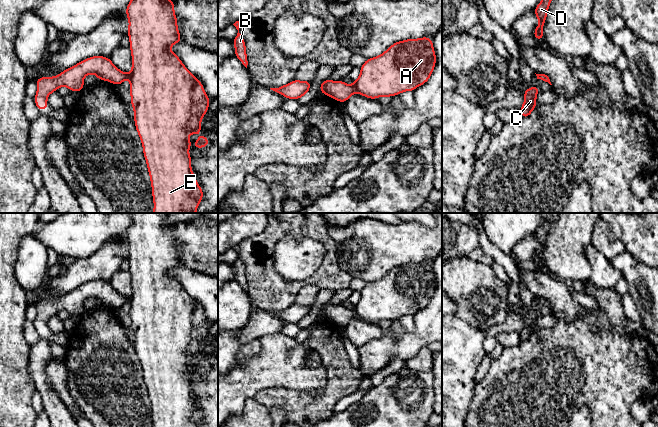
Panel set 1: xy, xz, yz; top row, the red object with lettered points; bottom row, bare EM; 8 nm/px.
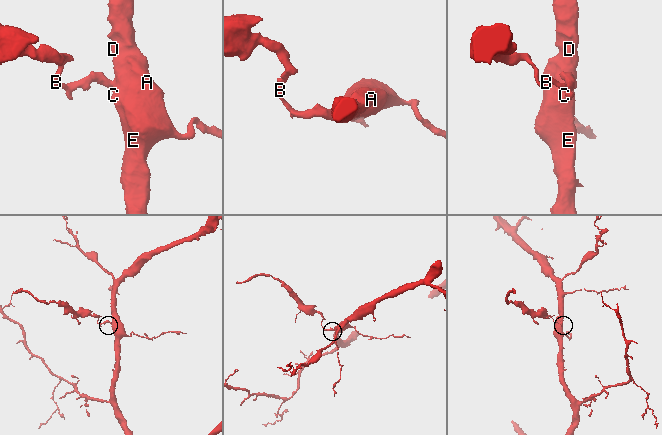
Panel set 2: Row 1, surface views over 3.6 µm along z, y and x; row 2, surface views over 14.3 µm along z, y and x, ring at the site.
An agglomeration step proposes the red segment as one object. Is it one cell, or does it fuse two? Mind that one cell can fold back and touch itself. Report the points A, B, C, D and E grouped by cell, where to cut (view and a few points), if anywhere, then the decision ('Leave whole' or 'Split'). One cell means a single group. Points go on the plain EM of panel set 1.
Groups: A C D E / B. Split along xz (352, 309), (356, 315). Split

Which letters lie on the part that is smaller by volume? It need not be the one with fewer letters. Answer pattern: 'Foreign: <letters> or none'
Foreign: B

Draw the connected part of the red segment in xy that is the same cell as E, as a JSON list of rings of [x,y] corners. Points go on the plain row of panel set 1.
[[[129,213],[132,216],[132,223],[126,231],[126,240],[129,244],[128,261],[130,264],[130,274],[132,278],[132,294],[130,300],[130,318],[131,318],[131,330],[134,332],[134,345],[135,351],[139,358],[143,377],[148,391],[148,397],[150,399],[152,420],[154,427],[200,427],[203,423],[203,413],[197,409],[197,403],[192,397],[191,392],[191,380],[188,376],[188,372],[191,370],[188,360],[191,357],[199,358],[201,356],[201,343],[207,337],[208,330],[211,323],[207,321],[203,308],[196,302],[182,287],[179,281],[172,276],[169,272],[173,268],[177,268],[182,265],[177,251],[177,241],[174,237],[175,226],[172,226],[167,221],[167,213]]]

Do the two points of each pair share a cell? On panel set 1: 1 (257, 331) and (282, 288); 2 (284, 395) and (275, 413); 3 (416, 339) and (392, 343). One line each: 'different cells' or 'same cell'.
1: different cells
2: different cells
3: same cell

